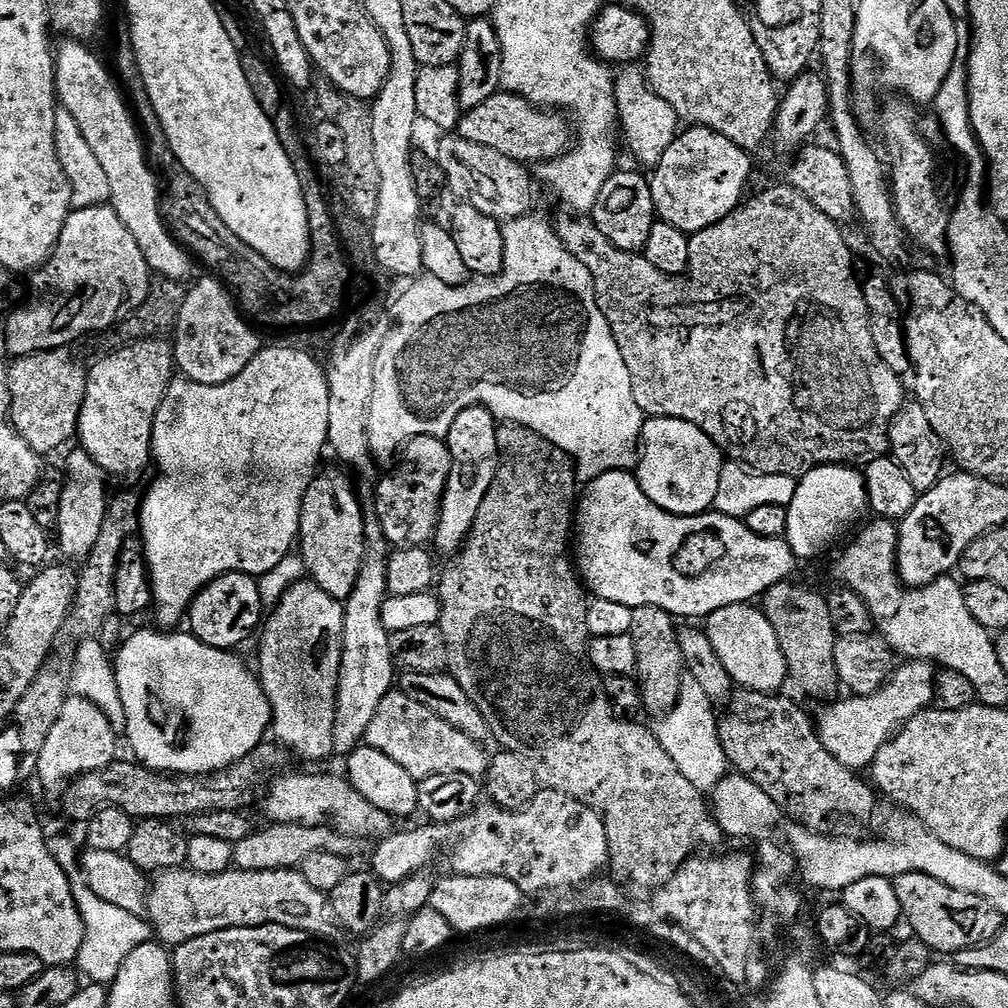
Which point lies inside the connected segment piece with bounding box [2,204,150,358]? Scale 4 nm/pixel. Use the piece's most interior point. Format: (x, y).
(97, 277)

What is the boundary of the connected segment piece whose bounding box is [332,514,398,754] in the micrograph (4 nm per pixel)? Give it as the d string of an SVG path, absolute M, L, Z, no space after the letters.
M368 514L364 517L364 540L368 544L366 546L366 554L364 555L364 565L358 574L358 582L354 586L354 590L349 594L347 600L343 601L344 605L344 641L342 642L342 666L340 667L340 677L338 678L338 690L336 691L336 713L334 714L334 746L332 747L333 753L351 754L361 747L364 735L366 734L366 726L370 726L370 718L374 718L374 710L378 710L382 698L386 698L388 692L393 691L394 681L398 676L398 669L396 663L392 661L390 654L390 634L386 630L386 626L382 626L382 606L386 599L388 587L386 586L386 566L388 565L388 553L390 545L385 538L382 526L379 524L379 519L375 514Z

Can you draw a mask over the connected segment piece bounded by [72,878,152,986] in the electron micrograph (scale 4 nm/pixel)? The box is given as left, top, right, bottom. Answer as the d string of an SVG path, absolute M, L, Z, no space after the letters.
M78 878L73 881L72 893L75 905L82 914L84 928L82 950L77 956L77 967L81 975L91 983L109 985L116 980L122 962L130 953L139 945L151 941L151 925L141 916L132 915L128 910L102 902L83 879Z

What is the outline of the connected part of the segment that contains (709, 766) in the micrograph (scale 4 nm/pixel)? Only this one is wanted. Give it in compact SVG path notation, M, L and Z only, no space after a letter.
M685 674L680 677L678 702L659 717L657 724L660 725L654 728L658 742L662 742L662 750L674 758L678 770L682 770L690 786L698 786L698 790L705 794L711 793L716 783L730 772L728 759L722 750L718 712L715 710L710 694L706 694L698 678Z

